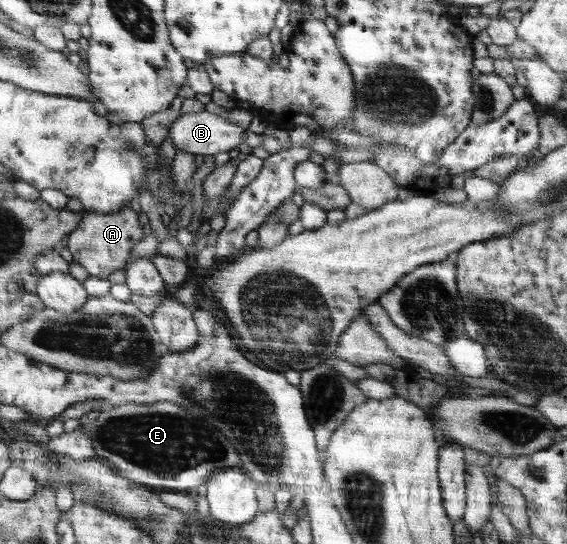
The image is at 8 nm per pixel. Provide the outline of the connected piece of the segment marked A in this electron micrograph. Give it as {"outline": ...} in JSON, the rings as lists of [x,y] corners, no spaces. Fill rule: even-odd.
{"outline":[[[125,206],[108,214],[85,210],[80,225],[69,235],[68,249],[73,262],[82,265],[91,276],[105,279],[114,271],[124,269],[127,255],[139,239],[143,239],[143,231],[137,221],[137,213],[131,211],[131,207]]]}

